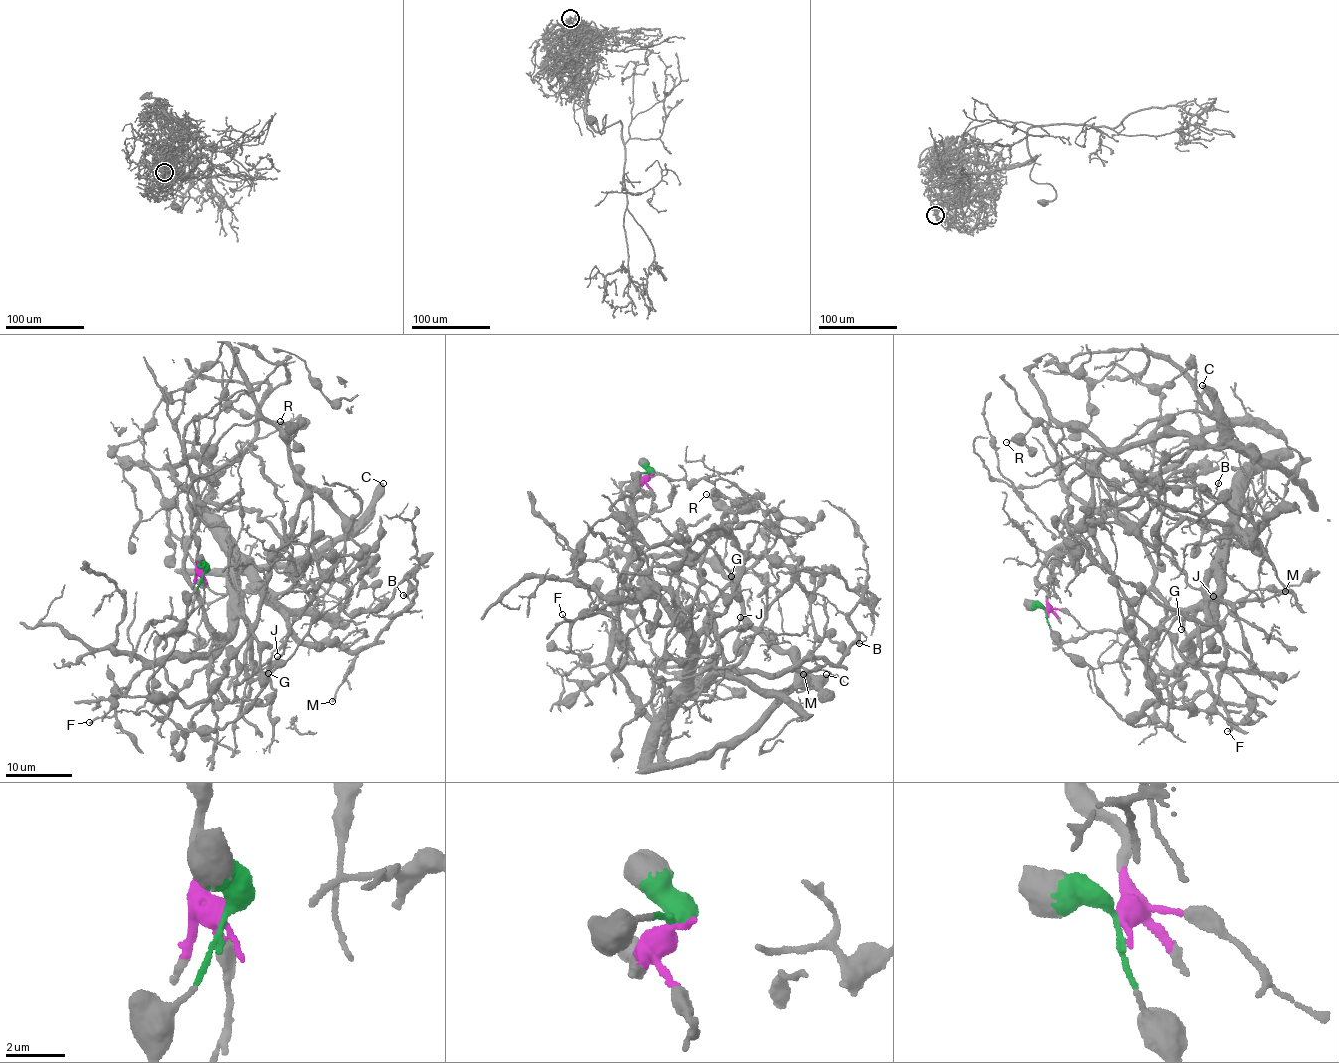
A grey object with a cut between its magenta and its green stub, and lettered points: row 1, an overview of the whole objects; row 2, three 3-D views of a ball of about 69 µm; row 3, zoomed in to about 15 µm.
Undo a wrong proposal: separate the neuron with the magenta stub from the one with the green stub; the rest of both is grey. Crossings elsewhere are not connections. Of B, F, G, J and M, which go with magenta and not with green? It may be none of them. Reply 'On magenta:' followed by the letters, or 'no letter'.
On magenta: B, F, G, J, M

